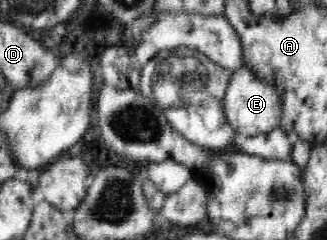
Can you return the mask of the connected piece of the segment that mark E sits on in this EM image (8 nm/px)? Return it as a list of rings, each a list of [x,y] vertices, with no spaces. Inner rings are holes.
[[[247,66],[236,69],[230,79],[225,97],[223,97],[223,113],[238,136],[255,136],[280,128],[280,101],[275,87],[267,85]]]

